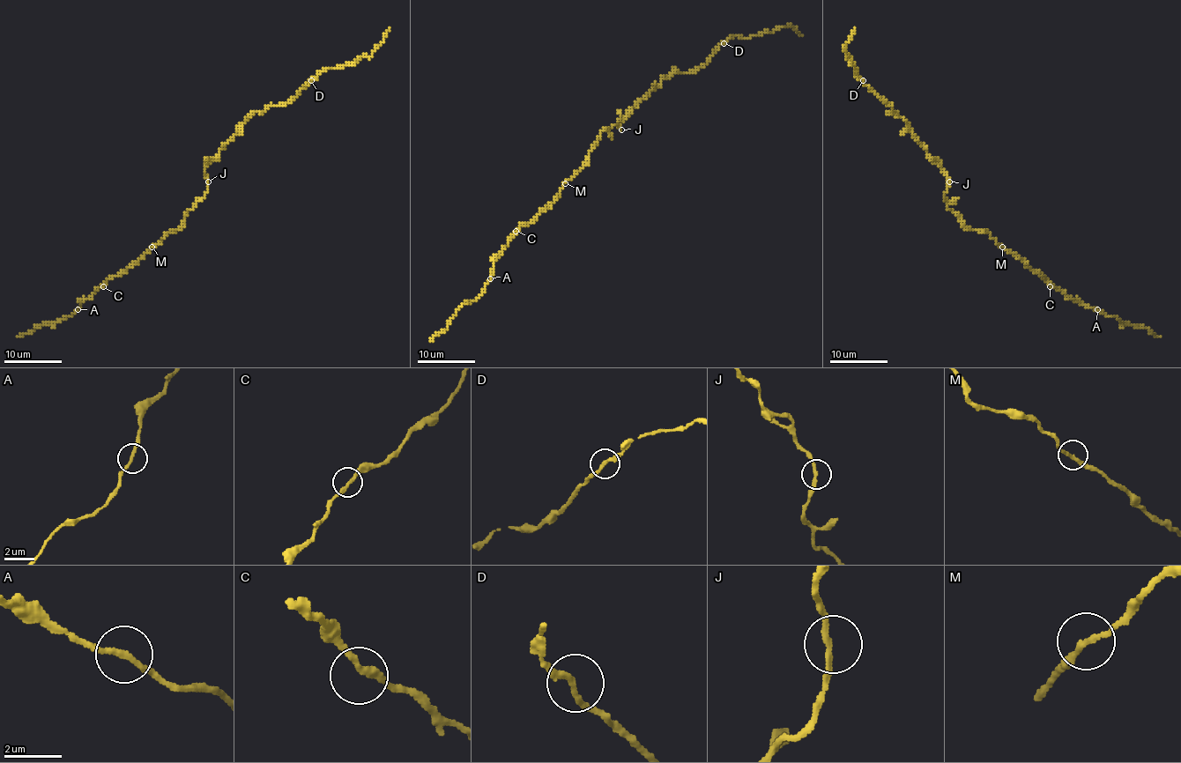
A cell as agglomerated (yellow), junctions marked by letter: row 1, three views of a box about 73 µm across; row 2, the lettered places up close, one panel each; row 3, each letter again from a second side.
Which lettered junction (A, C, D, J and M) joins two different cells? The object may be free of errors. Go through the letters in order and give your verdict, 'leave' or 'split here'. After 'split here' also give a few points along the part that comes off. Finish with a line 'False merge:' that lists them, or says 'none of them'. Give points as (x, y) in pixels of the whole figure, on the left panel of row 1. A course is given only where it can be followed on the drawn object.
A: leave
C: leave
D: leave
J: leave
M: leave
False merge: none of them

